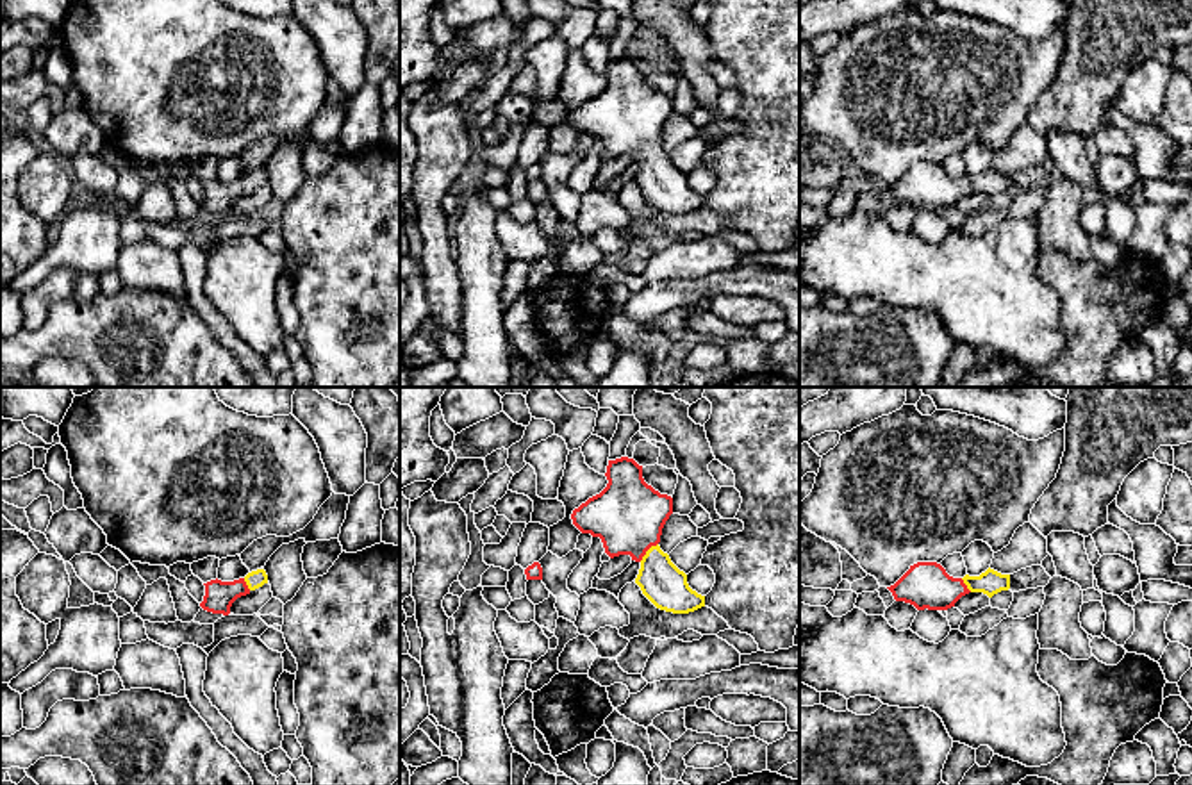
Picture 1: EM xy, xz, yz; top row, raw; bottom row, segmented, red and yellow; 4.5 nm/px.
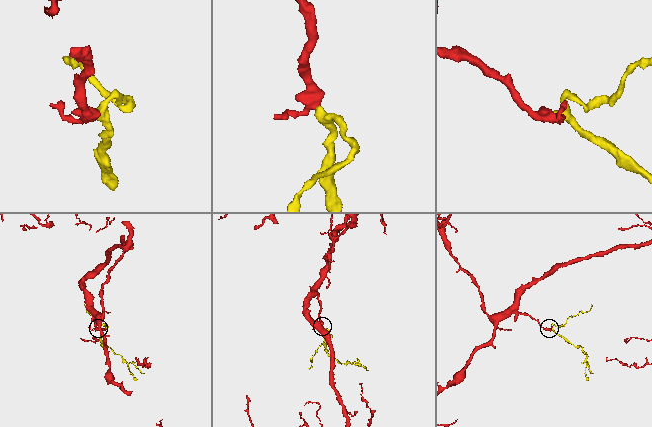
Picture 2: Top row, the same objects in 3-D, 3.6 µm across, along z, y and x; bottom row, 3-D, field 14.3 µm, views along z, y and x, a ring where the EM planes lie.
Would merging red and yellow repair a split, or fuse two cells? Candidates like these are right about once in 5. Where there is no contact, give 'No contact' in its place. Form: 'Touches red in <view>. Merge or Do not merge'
Touches red in xz. Merge

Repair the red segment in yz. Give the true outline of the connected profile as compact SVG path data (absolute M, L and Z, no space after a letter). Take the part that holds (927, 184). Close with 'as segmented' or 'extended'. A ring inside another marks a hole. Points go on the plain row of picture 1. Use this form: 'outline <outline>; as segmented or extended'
outline M917 162L890 187L896 202L914 205L917 211L948 211L969 193L989 198L1010 189L1010 175L987 169L980 177L953 178L937 162Z; extended

